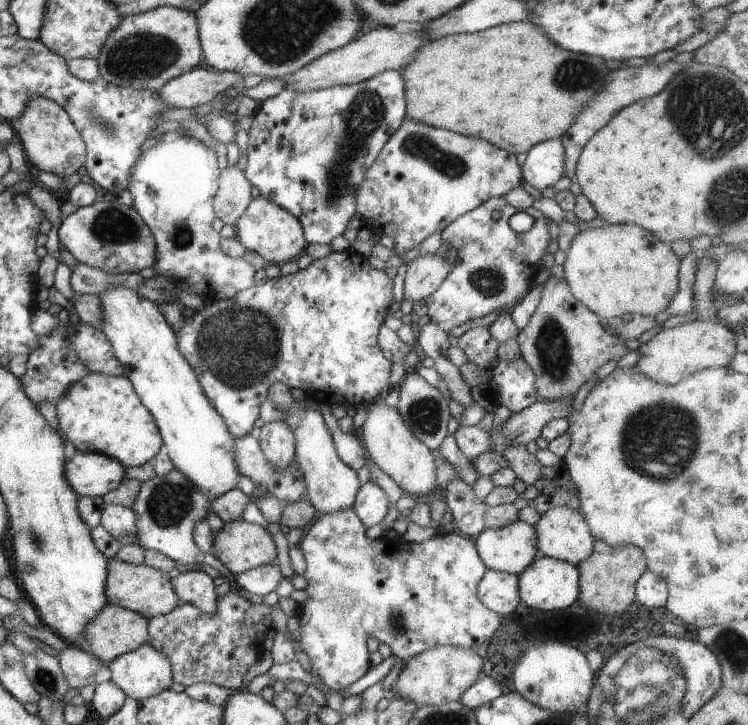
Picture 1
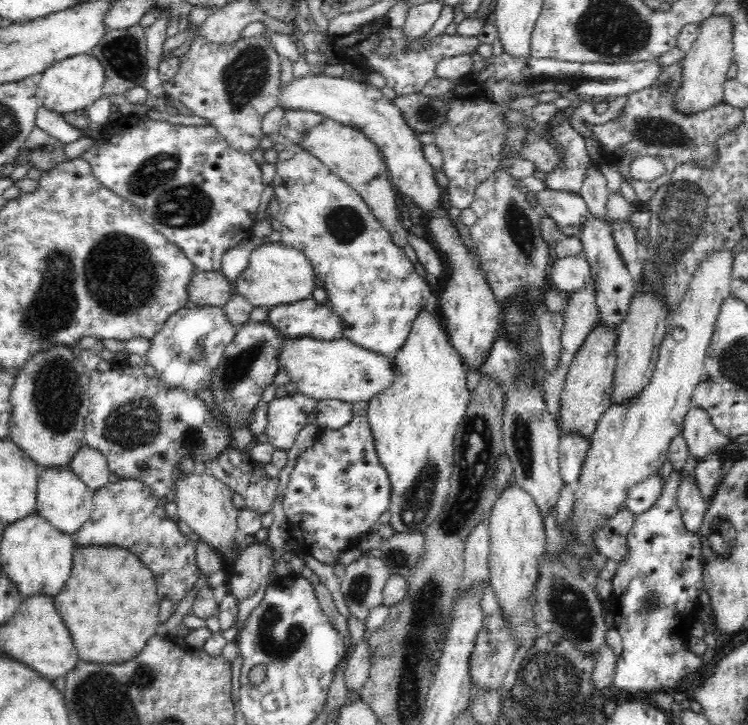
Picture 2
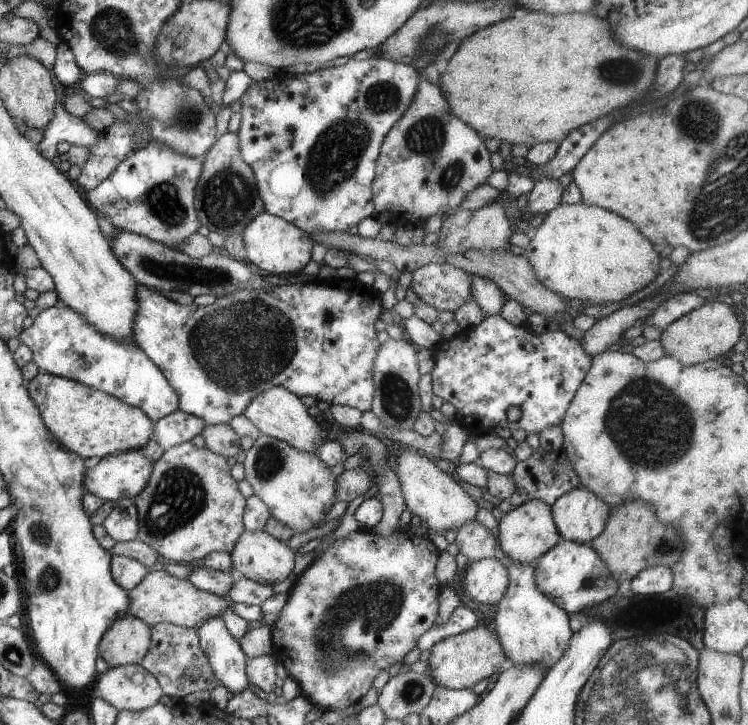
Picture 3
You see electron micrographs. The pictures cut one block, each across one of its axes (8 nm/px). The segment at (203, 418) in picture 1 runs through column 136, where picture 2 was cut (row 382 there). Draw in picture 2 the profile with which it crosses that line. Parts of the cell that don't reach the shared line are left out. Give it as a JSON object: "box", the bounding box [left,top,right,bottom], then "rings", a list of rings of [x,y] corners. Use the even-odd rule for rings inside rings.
{"box":[279,337,400,405],"rings":[[[304,337],[283,344],[279,369],[284,369],[290,375],[301,394],[316,401],[332,399],[352,405],[358,402],[369,404],[374,396],[388,392],[388,388],[400,376],[396,373],[394,359],[393,356],[362,348],[348,339],[320,341]]]}

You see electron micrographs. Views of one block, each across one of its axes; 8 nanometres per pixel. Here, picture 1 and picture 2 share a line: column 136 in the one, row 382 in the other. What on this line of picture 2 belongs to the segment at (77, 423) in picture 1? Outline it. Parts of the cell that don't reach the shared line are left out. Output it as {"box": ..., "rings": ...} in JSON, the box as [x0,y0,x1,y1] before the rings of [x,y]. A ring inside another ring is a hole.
{"box":[367,310,471,534],"rings":[[[436,310],[422,311],[417,316],[407,341],[393,356],[396,373],[400,376],[388,388],[388,392],[374,396],[369,402],[367,418],[374,438],[374,450],[390,481],[388,510],[391,518],[388,525],[398,534],[424,533],[426,527],[442,513],[455,463],[454,438],[470,404],[471,392],[467,389],[466,370],[460,353],[451,345],[443,323]]]}

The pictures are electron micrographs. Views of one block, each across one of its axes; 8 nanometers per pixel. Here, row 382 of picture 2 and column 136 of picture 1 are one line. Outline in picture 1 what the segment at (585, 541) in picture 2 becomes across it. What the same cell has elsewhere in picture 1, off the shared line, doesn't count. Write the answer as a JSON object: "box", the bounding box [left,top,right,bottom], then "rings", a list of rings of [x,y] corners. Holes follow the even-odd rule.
{"box":[107,642,172,700],"rings":[[[148,642],[117,656],[107,667],[111,671],[110,682],[126,697],[136,700],[156,696],[172,684],[170,661]]]}

